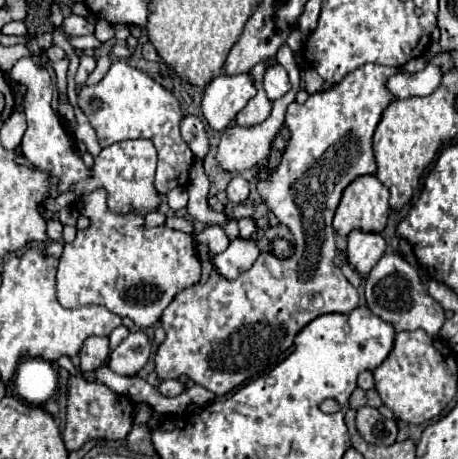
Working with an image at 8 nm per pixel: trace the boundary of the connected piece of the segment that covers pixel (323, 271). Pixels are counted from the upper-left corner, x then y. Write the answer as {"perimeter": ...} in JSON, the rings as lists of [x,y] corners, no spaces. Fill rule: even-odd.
{"perimeter":[[[364,64],[364,66],[360,66],[358,70],[346,74],[346,78],[344,78],[340,84],[336,84],[334,88],[322,90],[322,92],[316,92],[316,94],[310,94],[304,104],[292,102],[292,104],[288,106],[288,110],[286,110],[286,124],[288,124],[288,128],[290,128],[290,140],[288,140],[288,144],[286,144],[286,150],[284,150],[282,156],[280,156],[280,164],[278,164],[276,170],[270,170],[266,164],[258,166],[258,184],[256,184],[256,186],[258,186],[258,192],[260,192],[264,204],[270,208],[270,212],[272,212],[284,226],[288,226],[290,232],[294,234],[294,240],[296,240],[296,244],[294,244],[294,256],[288,260],[288,258],[276,258],[274,254],[260,254],[258,260],[254,262],[254,266],[252,266],[250,270],[242,272],[242,274],[240,274],[236,280],[232,280],[232,282],[226,280],[226,278],[222,278],[220,274],[212,272],[212,276],[208,278],[206,284],[194,284],[192,288],[186,288],[186,290],[182,290],[182,292],[178,292],[176,298],[174,298],[174,302],[170,302],[170,306],[164,310],[164,314],[162,314],[162,318],[160,318],[162,328],[164,328],[164,332],[166,332],[166,340],[158,346],[158,352],[156,352],[156,356],[154,356],[154,364],[156,364],[154,372],[156,372],[156,376],[158,376],[160,380],[178,378],[180,374],[186,374],[194,384],[200,384],[200,386],[208,388],[208,390],[214,392],[216,396],[224,396],[224,394],[228,394],[230,390],[234,390],[236,386],[240,386],[240,384],[244,384],[244,382],[248,382],[248,380],[254,380],[254,378],[262,376],[266,370],[274,368],[274,366],[278,364],[278,358],[294,344],[294,336],[296,336],[308,322],[312,322],[314,318],[318,318],[318,316],[322,316],[322,314],[330,314],[330,312],[348,314],[350,310],[354,310],[354,308],[358,306],[358,292],[356,292],[356,288],[342,276],[340,268],[338,268],[336,262],[334,262],[334,260],[336,260],[336,244],[334,244],[332,216],[334,216],[336,206],[338,206],[338,202],[340,202],[340,198],[342,198],[342,190],[344,190],[354,178],[376,172],[376,160],[374,160],[374,152],[372,152],[372,136],[374,136],[374,130],[376,130],[376,126],[378,126],[380,118],[382,118],[384,108],[394,100],[394,96],[386,90],[386,80],[388,80],[388,76],[398,74],[398,72],[400,72],[398,68],[388,68],[388,66],[378,66],[378,64]]]}

